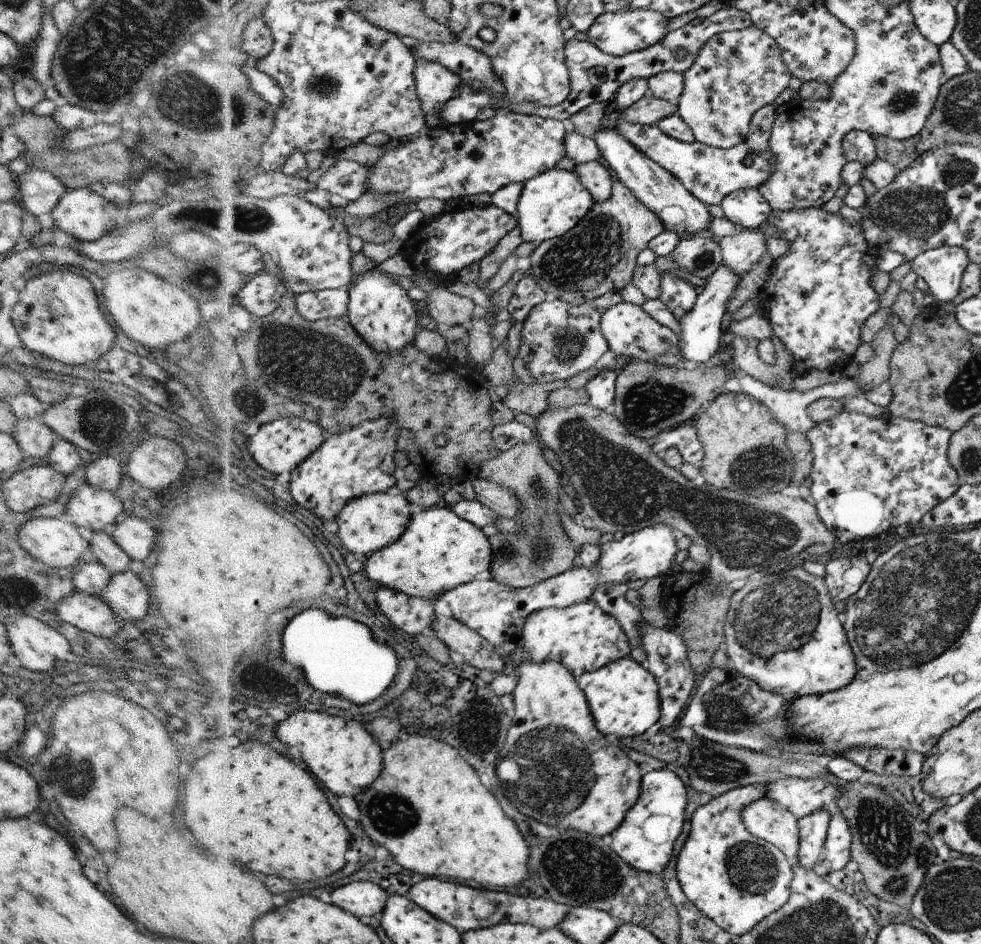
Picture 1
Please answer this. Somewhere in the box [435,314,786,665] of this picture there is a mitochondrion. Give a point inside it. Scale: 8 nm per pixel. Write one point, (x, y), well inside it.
(649, 403)

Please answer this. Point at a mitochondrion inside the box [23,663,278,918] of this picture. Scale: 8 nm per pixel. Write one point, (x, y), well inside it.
(75, 776)

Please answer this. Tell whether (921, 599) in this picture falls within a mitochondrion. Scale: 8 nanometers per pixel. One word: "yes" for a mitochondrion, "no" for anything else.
yes

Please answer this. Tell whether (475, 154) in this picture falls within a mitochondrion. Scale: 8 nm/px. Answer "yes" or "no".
no

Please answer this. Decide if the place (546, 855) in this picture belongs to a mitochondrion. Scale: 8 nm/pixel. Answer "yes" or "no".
yes

